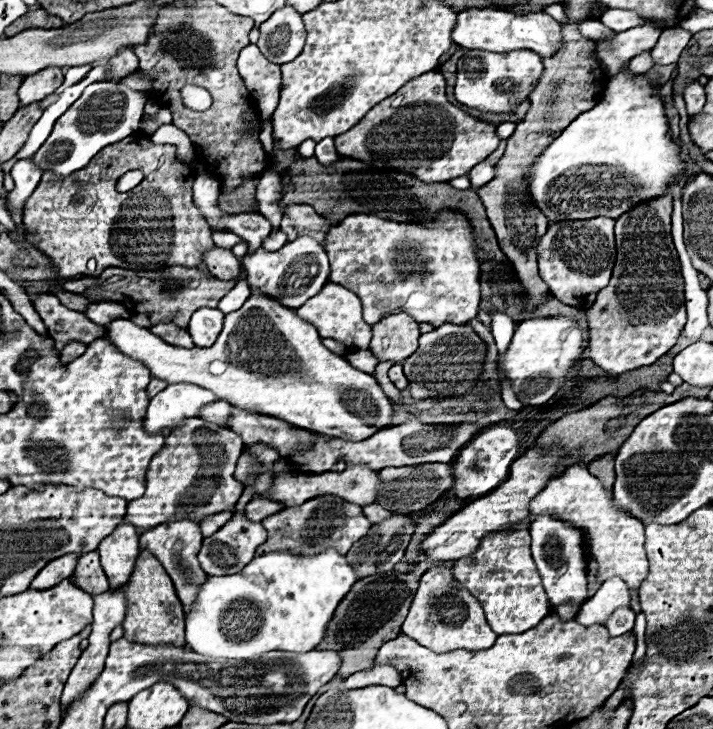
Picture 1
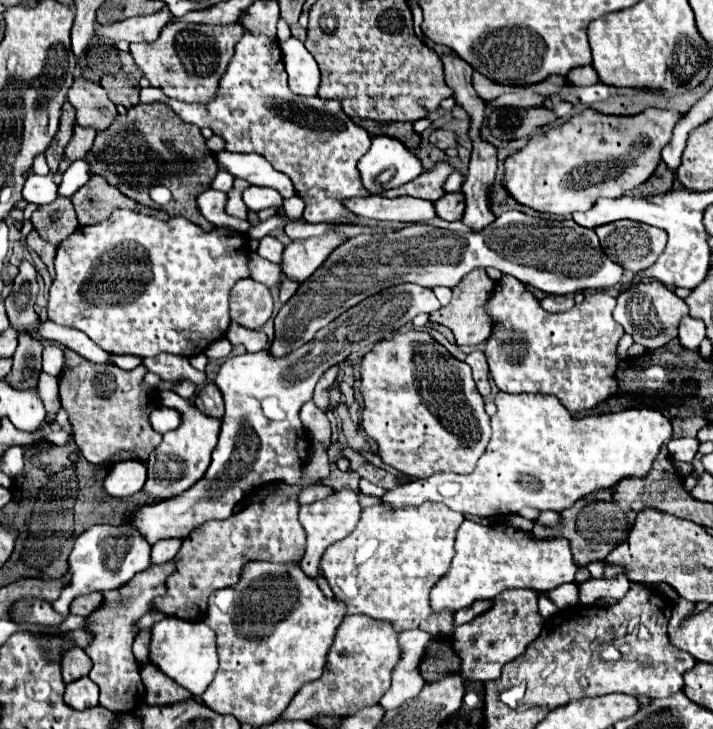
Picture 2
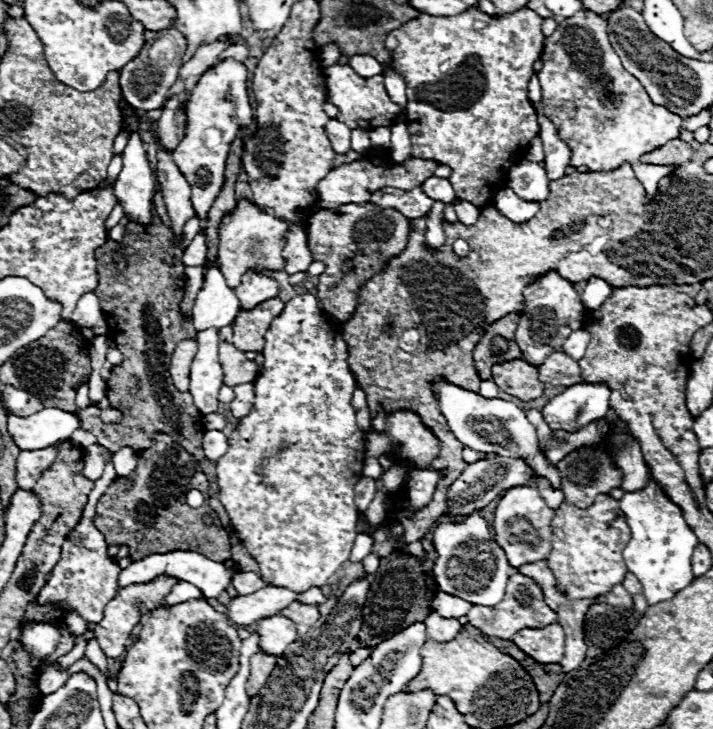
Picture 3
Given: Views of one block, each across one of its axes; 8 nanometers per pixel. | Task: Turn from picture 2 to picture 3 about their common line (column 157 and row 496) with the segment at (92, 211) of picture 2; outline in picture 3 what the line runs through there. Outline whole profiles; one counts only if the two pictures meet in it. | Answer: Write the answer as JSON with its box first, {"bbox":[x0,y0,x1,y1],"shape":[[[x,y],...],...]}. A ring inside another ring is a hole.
{"bbox":[82,220,260,574],"shape":[[[160,220],[154,226],[130,222],[126,224],[126,232],[120,242],[106,240],[106,244],[96,250],[96,260],[98,260],[96,296],[100,298],[102,310],[110,318],[112,332],[116,332],[116,334],[110,332],[110,336],[114,338],[116,348],[124,354],[122,366],[118,366],[118,370],[112,370],[106,394],[110,406],[122,412],[122,420],[118,424],[94,422],[94,416],[100,416],[100,408],[88,406],[86,410],[82,410],[82,428],[92,432],[98,444],[108,448],[110,452],[116,452],[124,446],[132,450],[150,448],[158,432],[166,432],[176,444],[182,444],[182,448],[186,448],[186,452],[190,452],[202,464],[202,472],[206,472],[210,480],[208,506],[218,516],[222,526],[230,532],[230,552],[232,552],[230,558],[234,560],[234,564],[238,564],[238,572],[258,574],[260,570],[256,560],[248,556],[242,542],[236,538],[228,514],[218,500],[218,484],[214,482],[216,462],[208,460],[202,452],[202,432],[206,430],[202,424],[202,414],[194,408],[190,394],[182,394],[174,388],[168,372],[176,344],[182,340],[196,338],[192,320],[162,320],[168,316],[170,318],[178,316],[178,306],[184,292],[184,264],[178,240],[174,238],[172,230]],[[118,246],[126,248],[126,256],[130,262],[130,268],[126,272],[116,272],[110,260],[112,252]]]}

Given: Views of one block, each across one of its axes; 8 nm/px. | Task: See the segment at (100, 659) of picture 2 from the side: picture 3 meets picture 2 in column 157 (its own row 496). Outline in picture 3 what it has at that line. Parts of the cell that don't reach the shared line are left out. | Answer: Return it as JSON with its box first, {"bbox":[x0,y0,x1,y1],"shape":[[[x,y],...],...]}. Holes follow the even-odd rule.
{"bbox":[558,448,622,508],"shape":[[[578,448],[578,452],[570,452],[570,456],[564,456],[562,462],[558,462],[558,470],[562,476],[562,492],[566,496],[566,502],[576,504],[578,508],[588,508],[598,494],[610,494],[610,490],[620,488],[622,474],[614,466],[610,454],[606,448]]]}

